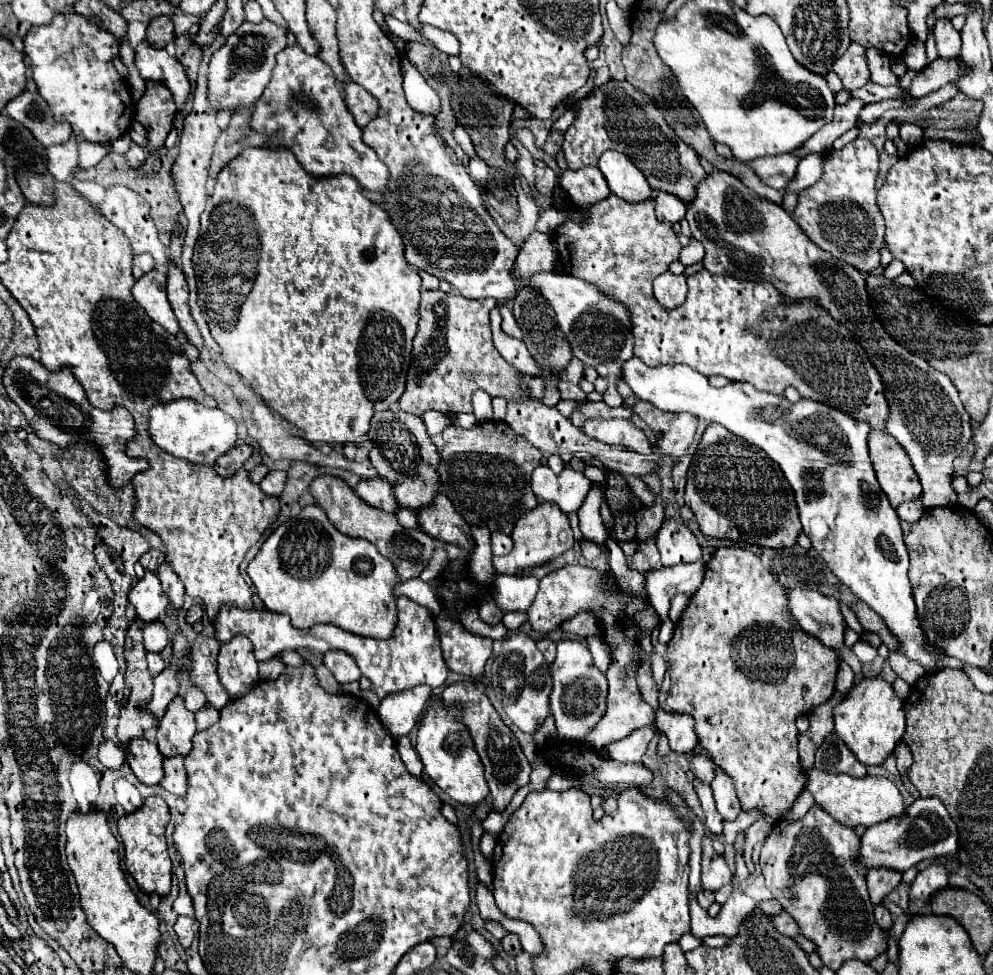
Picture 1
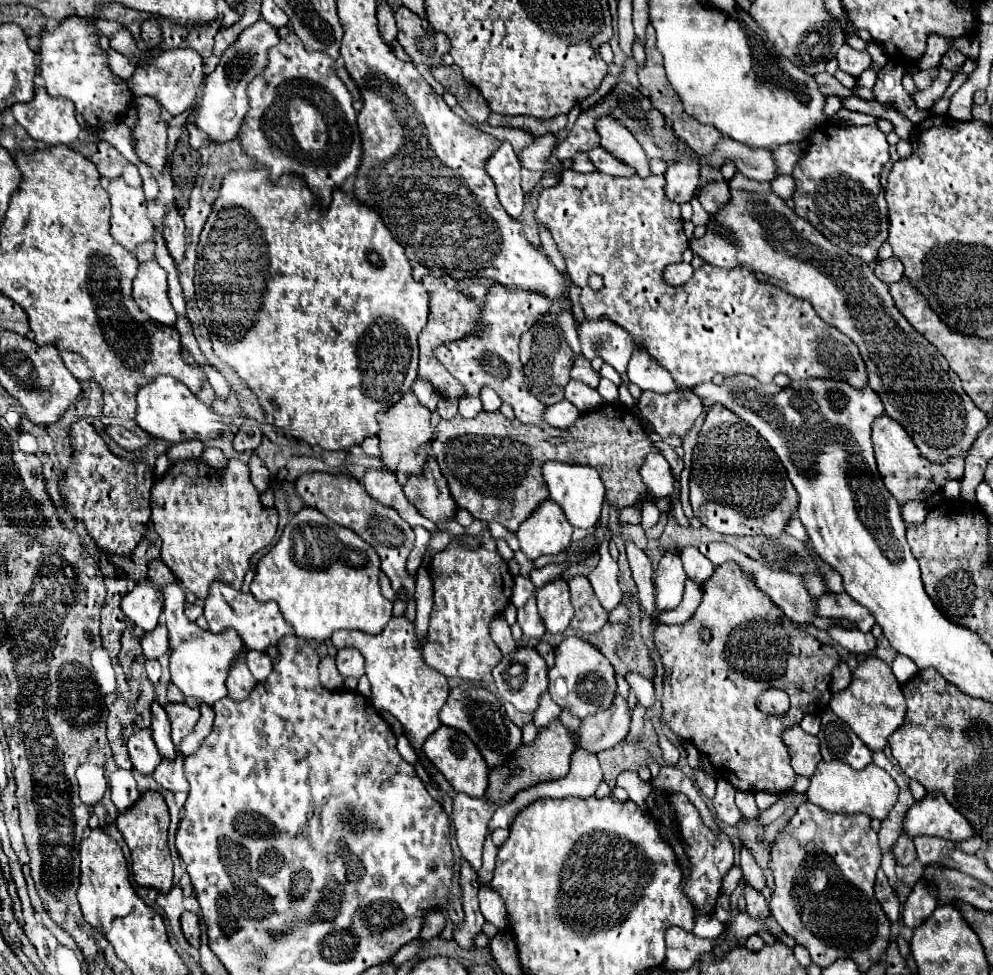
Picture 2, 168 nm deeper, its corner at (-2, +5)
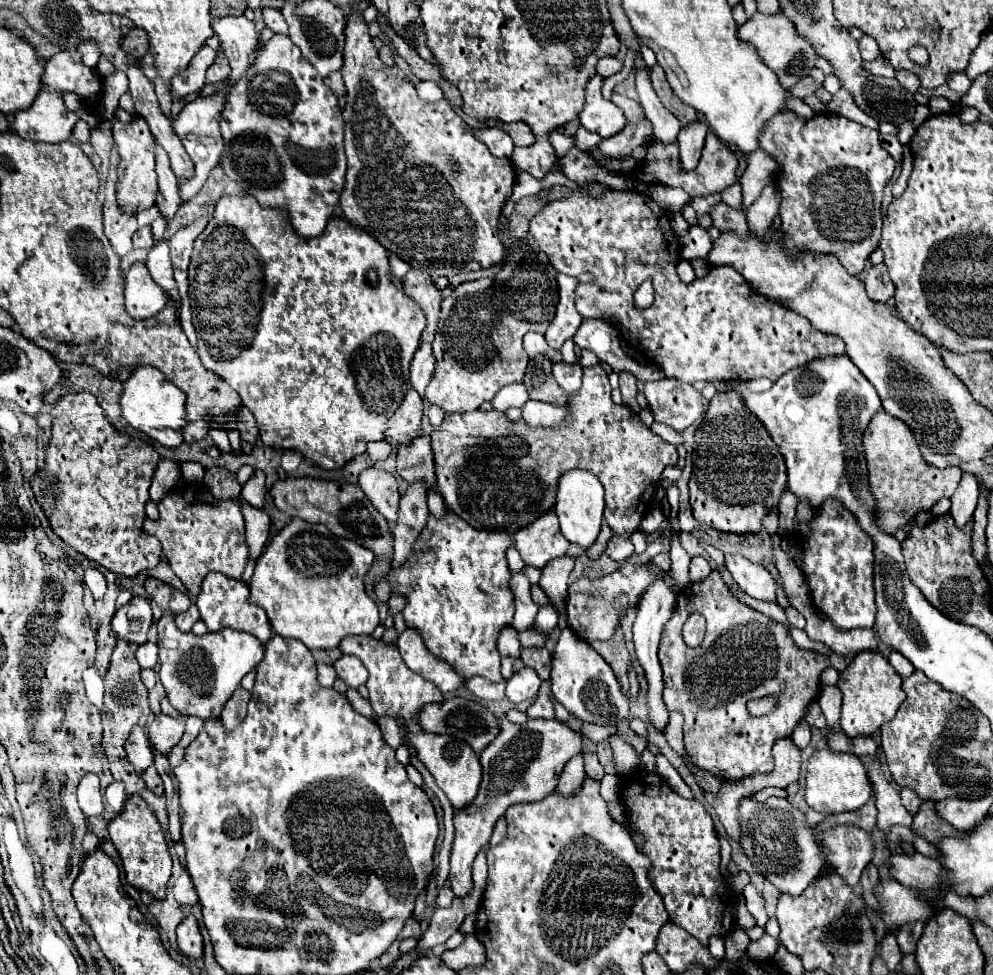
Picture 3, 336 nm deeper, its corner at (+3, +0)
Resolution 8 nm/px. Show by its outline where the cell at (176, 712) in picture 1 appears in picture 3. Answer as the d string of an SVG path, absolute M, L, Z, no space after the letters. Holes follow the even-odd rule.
M157 714L147 728L149 740L159 754L169 754L171 748L181 740L185 732L185 718L171 718L165 714Z

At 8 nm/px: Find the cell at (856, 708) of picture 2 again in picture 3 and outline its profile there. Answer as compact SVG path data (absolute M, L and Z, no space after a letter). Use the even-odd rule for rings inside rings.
M865 650L863 654L857 654L853 662L841 672L837 688L843 692L841 728L849 738L873 736L873 732L881 728L883 722L895 718L895 712L905 698L899 674L877 650Z

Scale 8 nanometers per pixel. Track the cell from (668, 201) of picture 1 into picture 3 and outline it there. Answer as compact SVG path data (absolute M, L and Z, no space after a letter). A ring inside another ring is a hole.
M691 122L691 126L683 126L679 132L679 148L681 148L681 164L685 170L693 170L701 158L703 142L709 126L705 122Z

